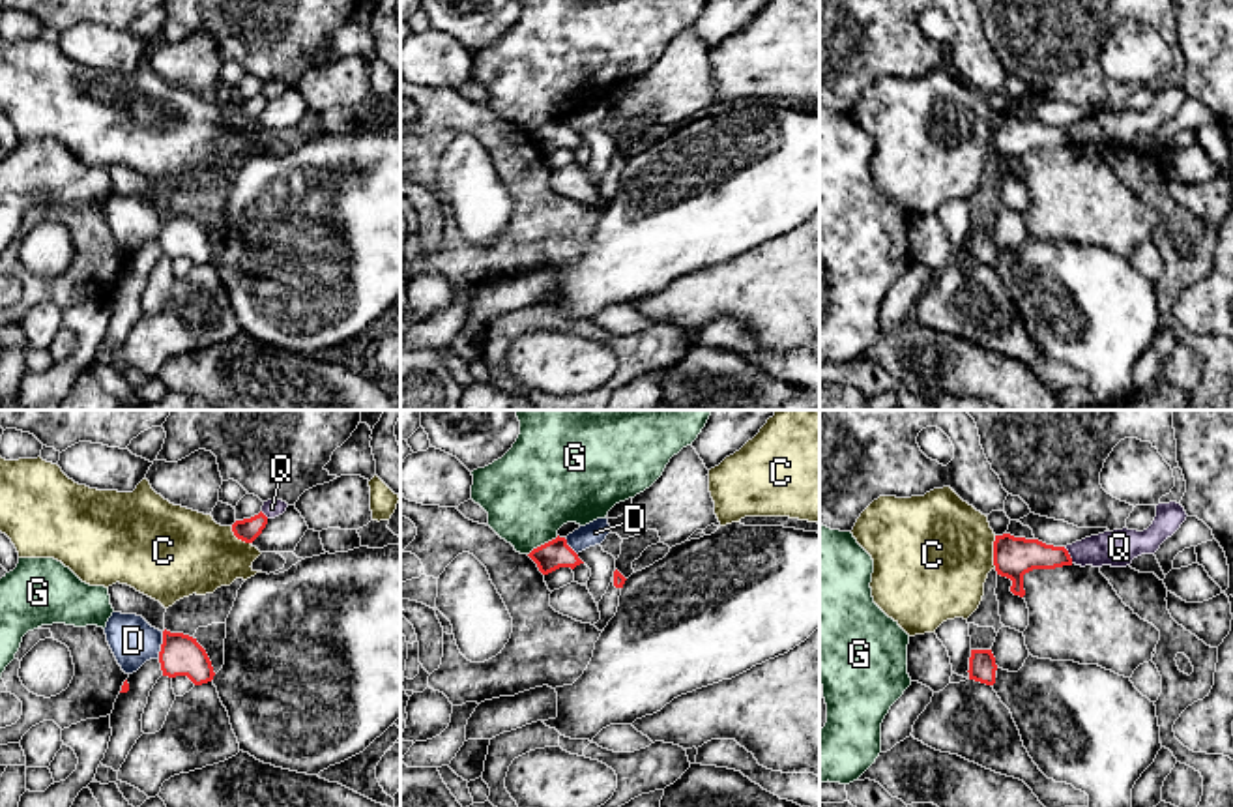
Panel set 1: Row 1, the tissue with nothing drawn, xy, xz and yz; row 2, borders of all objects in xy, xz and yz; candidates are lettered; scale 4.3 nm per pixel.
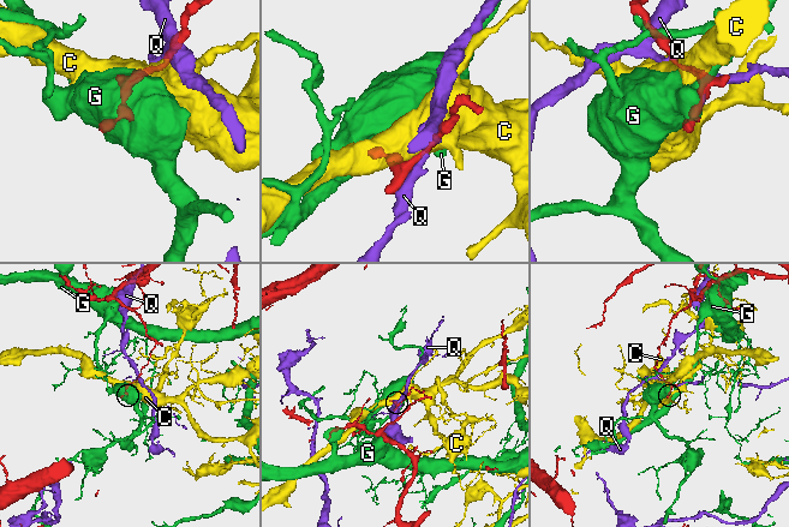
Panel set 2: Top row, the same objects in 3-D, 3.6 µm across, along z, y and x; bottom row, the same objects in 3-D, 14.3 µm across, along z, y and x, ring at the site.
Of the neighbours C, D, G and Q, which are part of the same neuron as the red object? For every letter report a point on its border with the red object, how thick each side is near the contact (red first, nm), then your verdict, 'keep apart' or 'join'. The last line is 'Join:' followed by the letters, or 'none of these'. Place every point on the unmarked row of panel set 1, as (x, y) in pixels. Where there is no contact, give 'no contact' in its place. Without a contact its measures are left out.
C: contact yz (994, 133); calibres 180 and 480 nm; keep apart
D: contact xy (161, 225); calibres 180 and 200 nm; keep apart
G: contact xz (545, 124); calibres 120 and 400 nm; keep apart
Q: contact yz (1069, 135); calibres 180 and 160 nm; keep apart
Join: none of these

